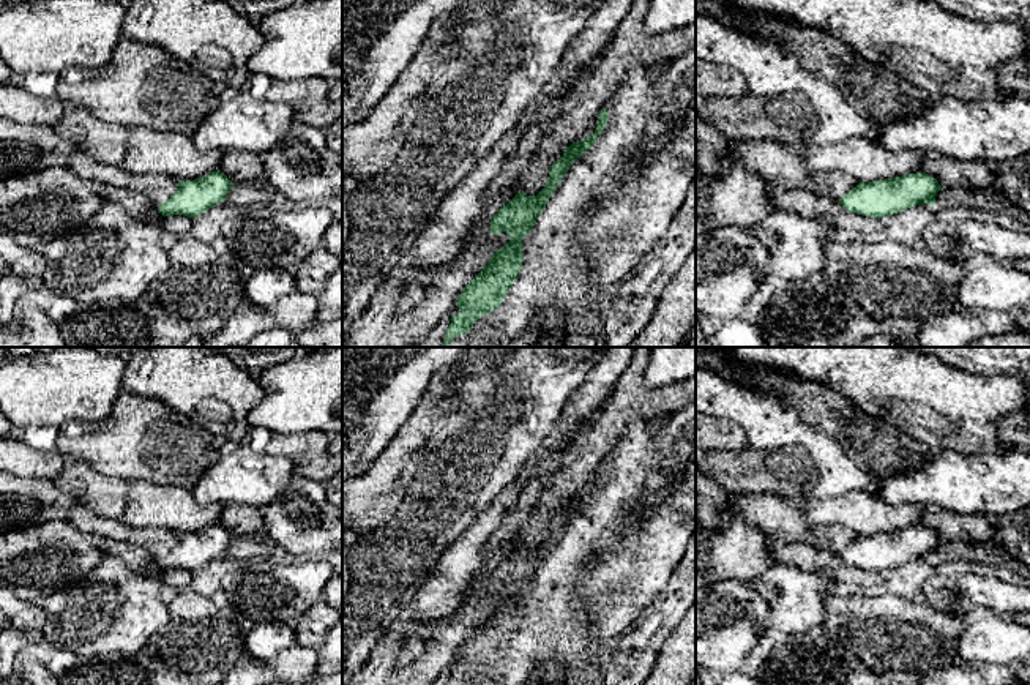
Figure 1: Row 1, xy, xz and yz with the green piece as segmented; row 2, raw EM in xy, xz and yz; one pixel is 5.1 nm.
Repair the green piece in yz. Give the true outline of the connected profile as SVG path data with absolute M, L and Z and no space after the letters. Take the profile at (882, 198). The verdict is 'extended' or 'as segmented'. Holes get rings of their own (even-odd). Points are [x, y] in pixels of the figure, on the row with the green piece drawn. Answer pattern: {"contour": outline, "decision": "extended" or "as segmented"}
{"contour": "M916 172L869 183L860 182L839 199L839 204L850 213L882 218L923 204L935 205L940 189L943 188L932 175Z", "decision": "as segmented"}

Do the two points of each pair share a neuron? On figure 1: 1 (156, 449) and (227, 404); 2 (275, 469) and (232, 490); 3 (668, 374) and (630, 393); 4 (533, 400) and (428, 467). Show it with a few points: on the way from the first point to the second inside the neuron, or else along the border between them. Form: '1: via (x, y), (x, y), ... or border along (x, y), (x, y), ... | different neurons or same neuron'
1: border along (164, 403), (213, 434) | different neurons
2: via (264, 479), (243, 479) | same neuron
3: border along (647, 363), (642, 373), (642, 384) | different neurons
4: via (507, 417), (469, 455), (455, 461) | same neuron

